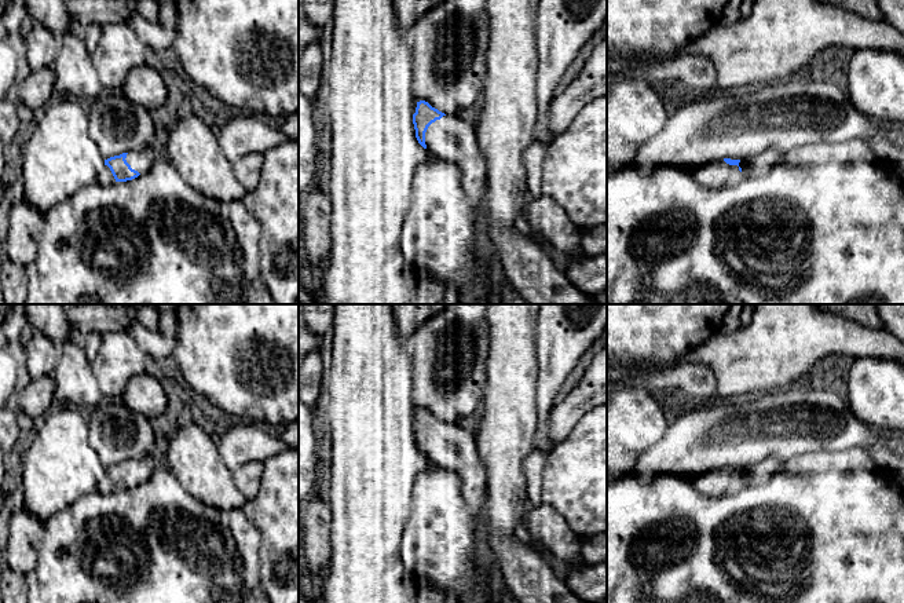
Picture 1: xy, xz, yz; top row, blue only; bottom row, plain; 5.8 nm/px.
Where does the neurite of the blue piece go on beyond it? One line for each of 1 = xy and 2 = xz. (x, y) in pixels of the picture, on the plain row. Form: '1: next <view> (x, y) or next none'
1: next xy (142, 470)
2: next xz (450, 446)

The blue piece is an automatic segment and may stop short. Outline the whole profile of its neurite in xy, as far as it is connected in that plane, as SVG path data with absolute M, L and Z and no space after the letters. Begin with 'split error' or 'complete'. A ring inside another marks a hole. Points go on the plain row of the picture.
split error; M157 453L142 460L129 460L105 468L103 479L96 491L109 494L117 490L127 490L146 482L153 472L164 464L164 458Z

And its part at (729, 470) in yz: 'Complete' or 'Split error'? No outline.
Split error

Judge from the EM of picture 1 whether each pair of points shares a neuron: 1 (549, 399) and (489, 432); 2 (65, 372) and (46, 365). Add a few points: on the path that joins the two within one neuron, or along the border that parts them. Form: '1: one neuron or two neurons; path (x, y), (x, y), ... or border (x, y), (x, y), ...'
1: two neurons; border (537, 373), (537, 432), (534, 438)
2: two neurons; border (61, 348), (61, 357), (51, 375)

